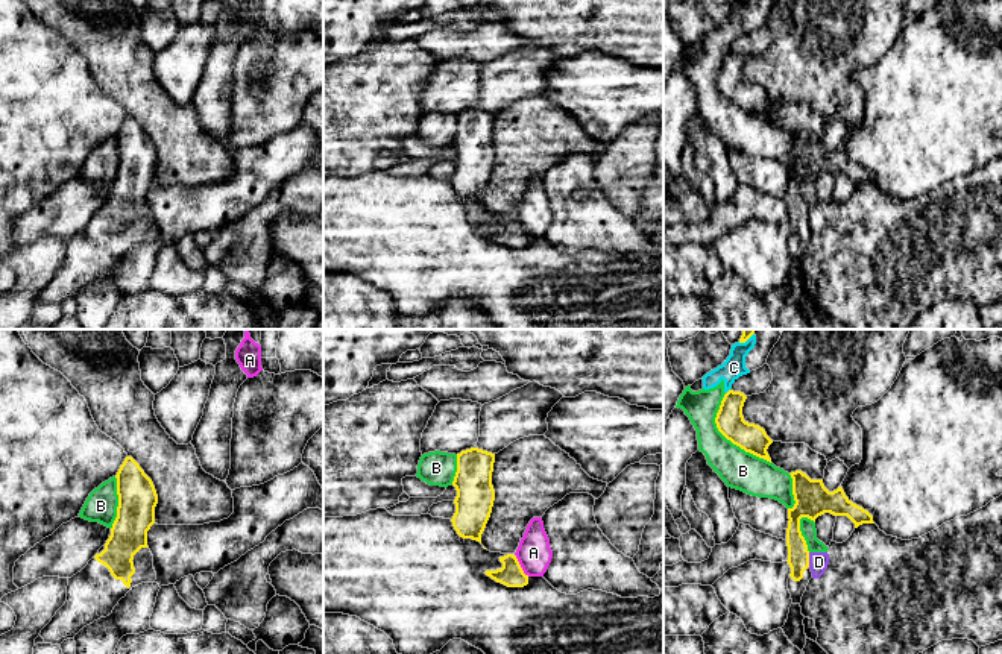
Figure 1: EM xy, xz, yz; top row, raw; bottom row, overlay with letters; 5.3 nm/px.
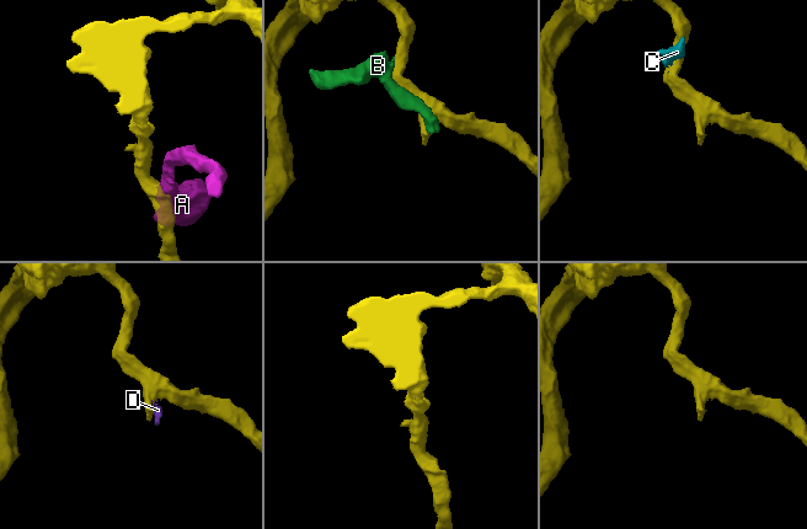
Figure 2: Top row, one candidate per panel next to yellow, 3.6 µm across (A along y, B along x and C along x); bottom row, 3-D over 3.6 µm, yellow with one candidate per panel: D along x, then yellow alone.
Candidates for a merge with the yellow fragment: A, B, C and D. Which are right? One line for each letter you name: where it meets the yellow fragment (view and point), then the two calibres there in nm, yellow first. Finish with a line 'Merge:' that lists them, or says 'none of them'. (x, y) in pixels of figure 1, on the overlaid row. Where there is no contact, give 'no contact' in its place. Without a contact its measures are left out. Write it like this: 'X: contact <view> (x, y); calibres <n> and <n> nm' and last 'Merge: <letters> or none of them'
Merge: none of them

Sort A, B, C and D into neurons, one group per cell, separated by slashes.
A / B C D

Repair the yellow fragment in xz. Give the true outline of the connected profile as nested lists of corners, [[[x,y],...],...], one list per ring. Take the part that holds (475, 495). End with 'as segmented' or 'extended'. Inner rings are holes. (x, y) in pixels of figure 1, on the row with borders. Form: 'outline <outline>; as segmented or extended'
outline [[[471,448],[457,454],[457,472],[452,481],[457,496],[454,499],[455,513],[451,522],[457,534],[463,539],[472,539],[481,543],[481,534],[490,517],[495,501],[495,490],[492,486],[493,463],[495,454],[478,448]]]; as segmented

